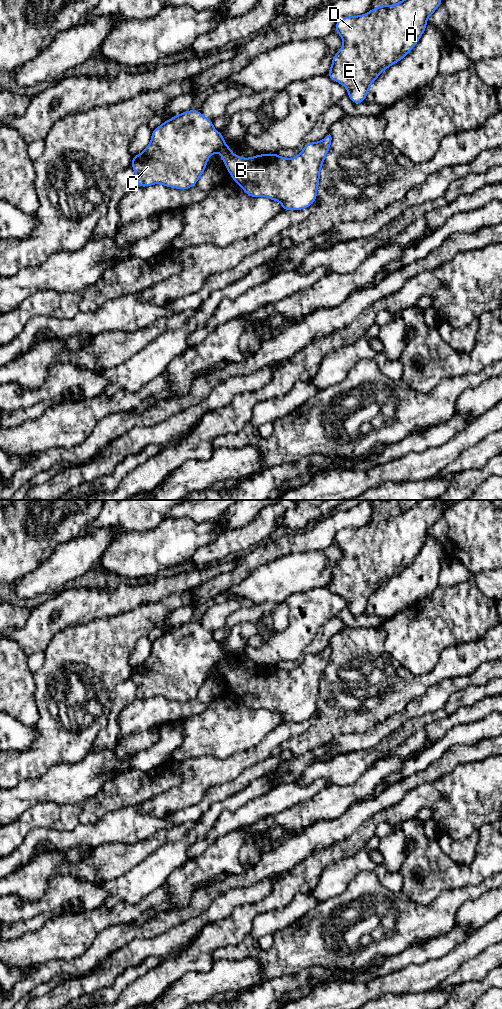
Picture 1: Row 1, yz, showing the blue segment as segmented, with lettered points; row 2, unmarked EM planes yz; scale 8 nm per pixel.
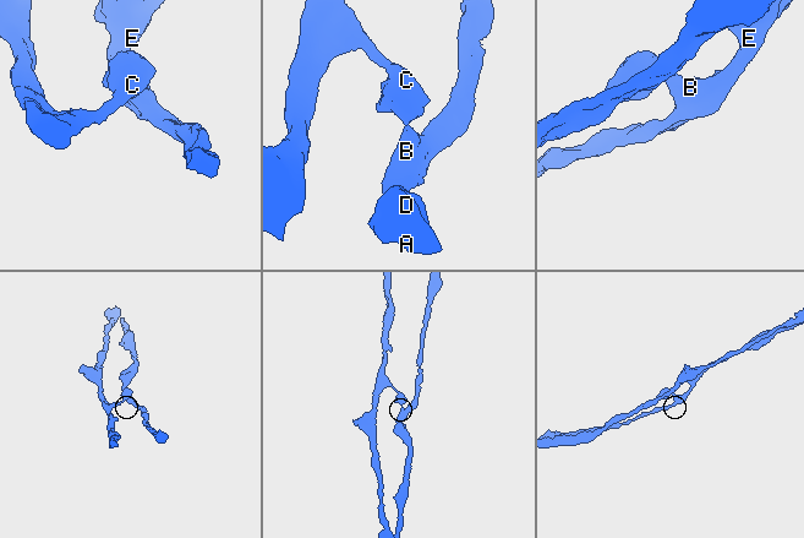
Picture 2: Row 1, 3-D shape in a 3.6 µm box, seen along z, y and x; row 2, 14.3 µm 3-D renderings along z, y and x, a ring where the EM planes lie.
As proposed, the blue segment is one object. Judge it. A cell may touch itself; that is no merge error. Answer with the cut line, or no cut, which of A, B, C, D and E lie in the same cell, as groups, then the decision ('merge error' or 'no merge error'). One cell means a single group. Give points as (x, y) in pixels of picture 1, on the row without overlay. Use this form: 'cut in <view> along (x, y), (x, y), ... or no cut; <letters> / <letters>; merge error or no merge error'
cut in yz along (225, 655), (219, 663); A B D E / C; merge error

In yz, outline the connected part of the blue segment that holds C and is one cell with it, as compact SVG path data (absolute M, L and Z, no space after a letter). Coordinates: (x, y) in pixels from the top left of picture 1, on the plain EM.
M191 621L175 627L152 642L149 657L132 669L131 679L136 685L137 699L162 696L180 702L192 700L205 683L207 672L220 664L224 656L223 646L199 622Z

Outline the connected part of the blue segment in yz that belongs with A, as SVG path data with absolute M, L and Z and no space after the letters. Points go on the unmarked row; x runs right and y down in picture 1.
M420 500L397 516L379 517L363 527L338 532L334 543L344 555L332 569L327 588L347 601L348 609L354 616L364 614L369 599L379 587L401 573L418 555L426 542L429 528L437 522L445 507L446 503L438 505L436 500Z

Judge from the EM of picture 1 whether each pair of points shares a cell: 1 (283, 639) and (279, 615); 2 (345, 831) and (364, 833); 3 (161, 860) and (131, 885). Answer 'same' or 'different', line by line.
1: different
2: different
3: same

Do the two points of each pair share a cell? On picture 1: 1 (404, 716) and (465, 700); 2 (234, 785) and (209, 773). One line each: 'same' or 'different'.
1: different
2: different

